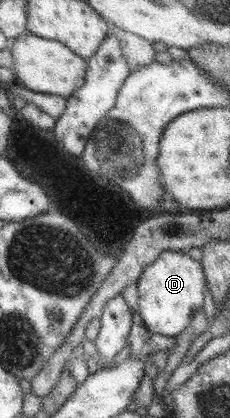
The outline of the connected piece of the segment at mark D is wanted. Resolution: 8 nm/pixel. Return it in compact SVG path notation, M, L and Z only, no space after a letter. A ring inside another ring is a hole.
M164 250L146 266L137 281L138 314L144 326L154 334L175 337L190 322L192 315L203 305L205 276L200 261L192 260L182 251Z

